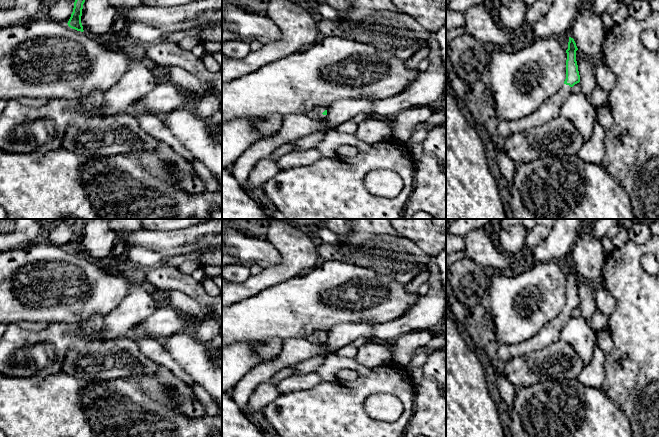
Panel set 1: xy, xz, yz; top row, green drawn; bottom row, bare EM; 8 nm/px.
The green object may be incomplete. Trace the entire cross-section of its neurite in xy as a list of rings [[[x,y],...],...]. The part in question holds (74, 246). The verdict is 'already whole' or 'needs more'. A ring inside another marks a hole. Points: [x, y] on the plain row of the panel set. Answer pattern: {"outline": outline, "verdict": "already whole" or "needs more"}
{"outline": [[[80,221],[75,224],[73,236],[67,247],[70,252],[81,256],[84,255],[81,247],[81,240],[82,240],[82,233],[85,224],[86,223],[84,221]]], "verdict": "already whole"}

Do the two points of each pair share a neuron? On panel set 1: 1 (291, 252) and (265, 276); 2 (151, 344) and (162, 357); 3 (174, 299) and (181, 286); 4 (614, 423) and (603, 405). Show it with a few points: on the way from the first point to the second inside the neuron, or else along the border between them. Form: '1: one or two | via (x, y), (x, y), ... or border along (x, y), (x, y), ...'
1: one | via (290, 260), (273, 275)
2: one | via (152, 347), (159, 354)
3: two | border along (169, 292), (182, 291), (199, 302)
4: one | via (610, 419), (603, 412), (603, 409)

